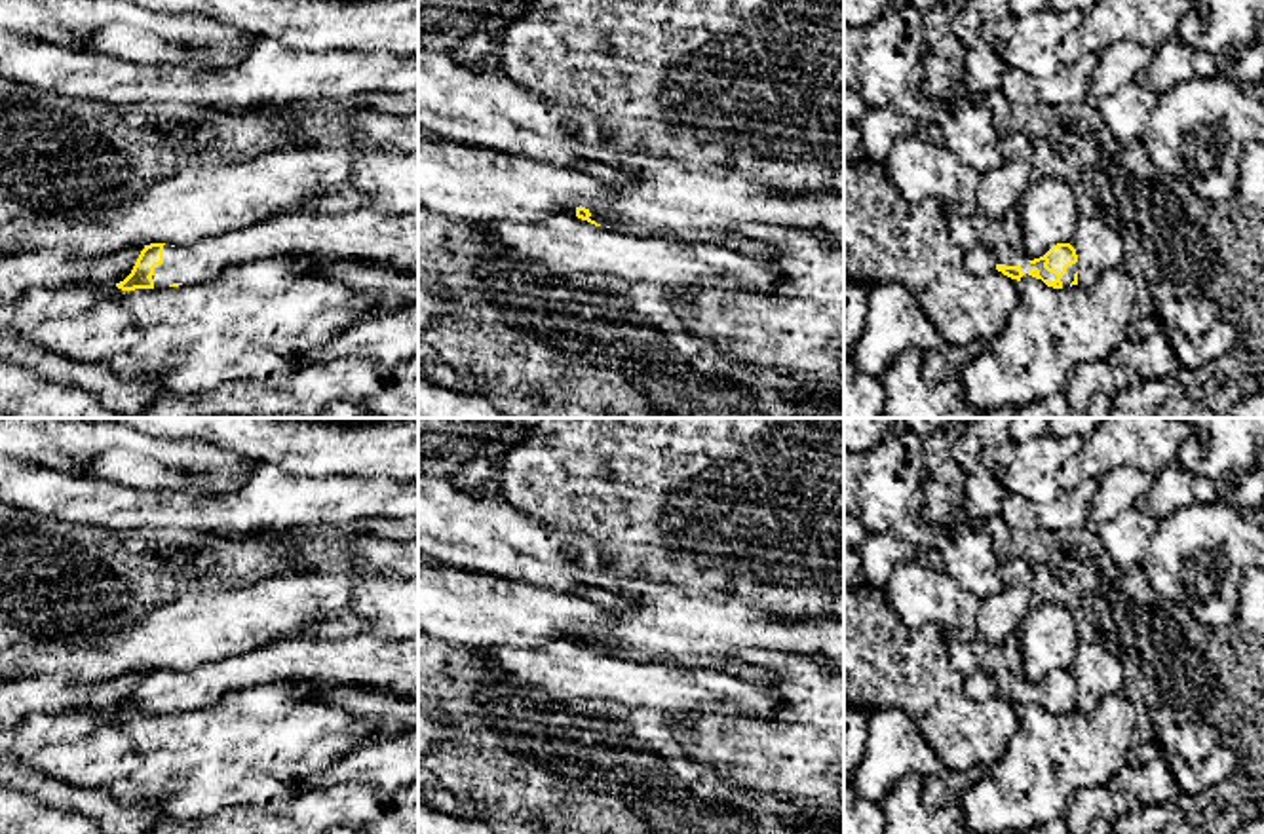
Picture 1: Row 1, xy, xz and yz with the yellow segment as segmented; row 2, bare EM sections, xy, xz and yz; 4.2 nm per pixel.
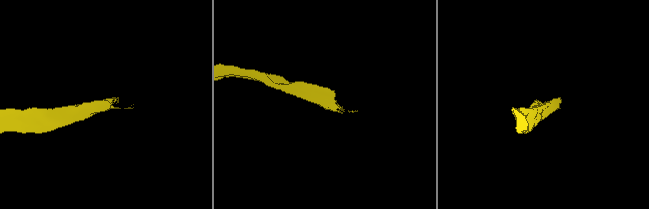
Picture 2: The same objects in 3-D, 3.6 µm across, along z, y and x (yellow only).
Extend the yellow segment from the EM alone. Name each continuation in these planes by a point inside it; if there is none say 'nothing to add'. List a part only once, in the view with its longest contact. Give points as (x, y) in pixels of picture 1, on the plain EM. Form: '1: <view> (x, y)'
1: yz (1002, 679)

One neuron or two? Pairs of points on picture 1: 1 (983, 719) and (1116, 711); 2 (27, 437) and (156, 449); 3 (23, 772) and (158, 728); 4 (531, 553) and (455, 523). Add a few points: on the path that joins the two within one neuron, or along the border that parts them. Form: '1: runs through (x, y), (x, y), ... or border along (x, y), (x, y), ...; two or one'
1: border along (1019, 707), (1021, 724), (998, 757); two
2: runs through (59, 437), (124, 437); one
3: border along (23, 762), (46, 776), (75, 785); two
4: runs through (512, 546), (474, 534); one

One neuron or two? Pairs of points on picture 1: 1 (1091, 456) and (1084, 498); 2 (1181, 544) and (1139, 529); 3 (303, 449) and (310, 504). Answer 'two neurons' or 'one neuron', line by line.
1: two neurons
2: two neurons
3: two neurons

